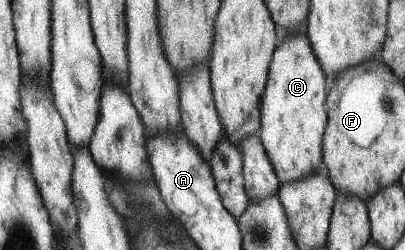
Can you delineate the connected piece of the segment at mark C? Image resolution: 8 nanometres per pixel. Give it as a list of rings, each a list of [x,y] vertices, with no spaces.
[[[303,30],[280,34],[260,99],[257,134],[279,183],[298,180],[322,168],[321,142],[328,121],[325,93],[326,76]]]

